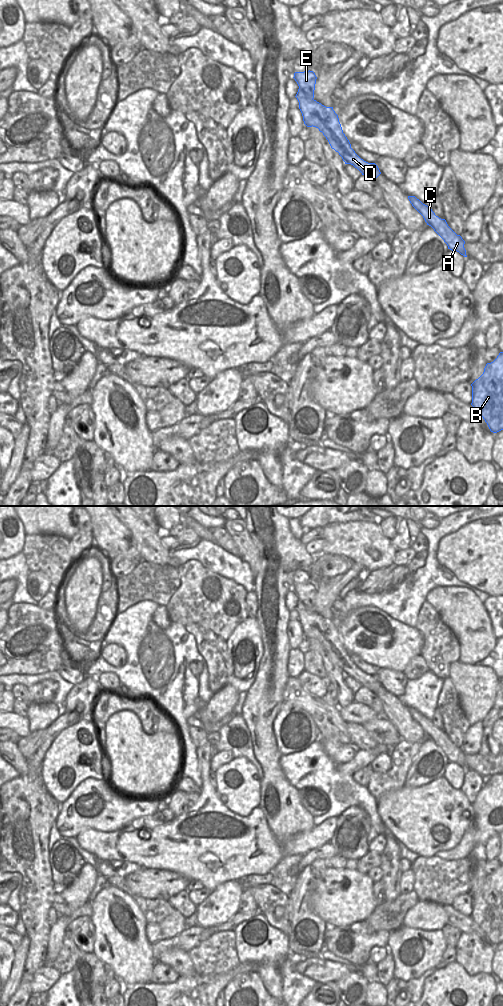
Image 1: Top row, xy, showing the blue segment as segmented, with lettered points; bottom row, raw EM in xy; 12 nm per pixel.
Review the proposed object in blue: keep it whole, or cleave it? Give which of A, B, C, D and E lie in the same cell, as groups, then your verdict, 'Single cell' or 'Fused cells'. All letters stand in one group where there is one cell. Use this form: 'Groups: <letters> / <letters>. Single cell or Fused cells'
Groups: A B C D / E. Fused cells.

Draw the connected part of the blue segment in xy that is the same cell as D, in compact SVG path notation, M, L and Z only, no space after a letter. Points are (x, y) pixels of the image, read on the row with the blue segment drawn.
M342 127L326 128L326 139L331 148L339 153L345 164L353 165L362 175L366 175L375 181L381 174L375 163L368 163L355 153L349 140L343 133Z

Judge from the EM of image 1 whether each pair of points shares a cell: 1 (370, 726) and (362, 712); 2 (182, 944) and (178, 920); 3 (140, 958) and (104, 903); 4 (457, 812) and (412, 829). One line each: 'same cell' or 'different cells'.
1: different cells
2: different cells
3: same cell
4: same cell

